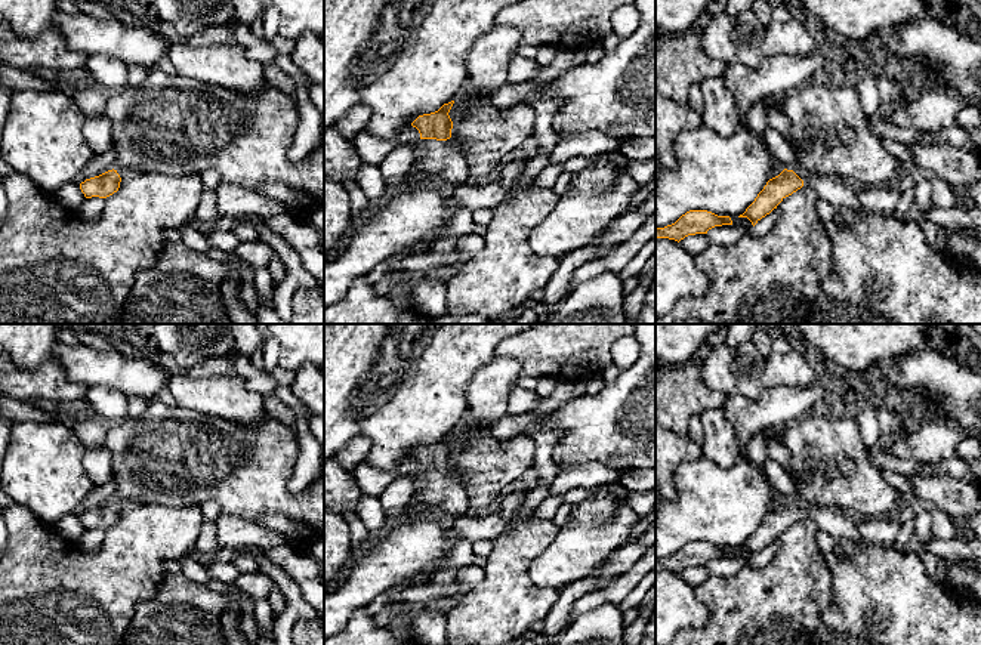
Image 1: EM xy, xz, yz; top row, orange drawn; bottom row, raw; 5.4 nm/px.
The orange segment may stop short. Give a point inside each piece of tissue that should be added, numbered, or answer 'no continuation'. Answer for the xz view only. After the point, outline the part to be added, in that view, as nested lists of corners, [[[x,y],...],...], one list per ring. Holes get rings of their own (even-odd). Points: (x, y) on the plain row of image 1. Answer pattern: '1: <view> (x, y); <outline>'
1: xz (443, 493); [[[419,470],[414,473],[413,504],[423,506],[447,519],[468,515],[468,493],[462,481],[445,472]]]

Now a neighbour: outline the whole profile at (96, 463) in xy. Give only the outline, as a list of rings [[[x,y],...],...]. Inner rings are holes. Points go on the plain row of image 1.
[[[104,447],[86,451],[83,467],[98,488],[112,479],[114,473],[111,462],[111,451]]]

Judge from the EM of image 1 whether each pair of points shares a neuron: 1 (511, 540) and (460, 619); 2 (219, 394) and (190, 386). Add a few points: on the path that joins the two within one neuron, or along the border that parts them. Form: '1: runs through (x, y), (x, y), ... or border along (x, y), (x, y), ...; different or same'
1: runs through (511, 559), (506, 574), (480, 601); same
2: runs through (212, 394), (197, 394); same

